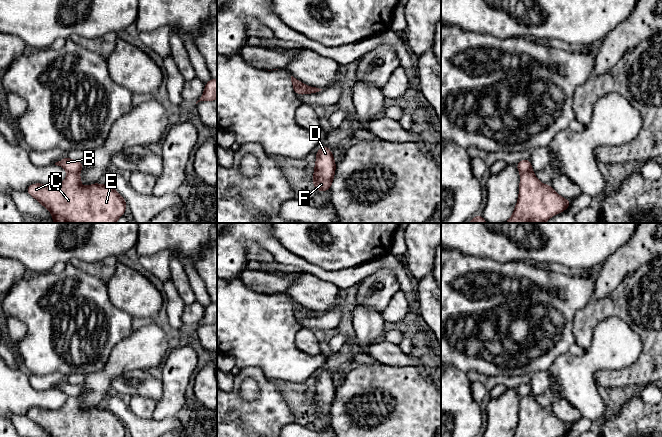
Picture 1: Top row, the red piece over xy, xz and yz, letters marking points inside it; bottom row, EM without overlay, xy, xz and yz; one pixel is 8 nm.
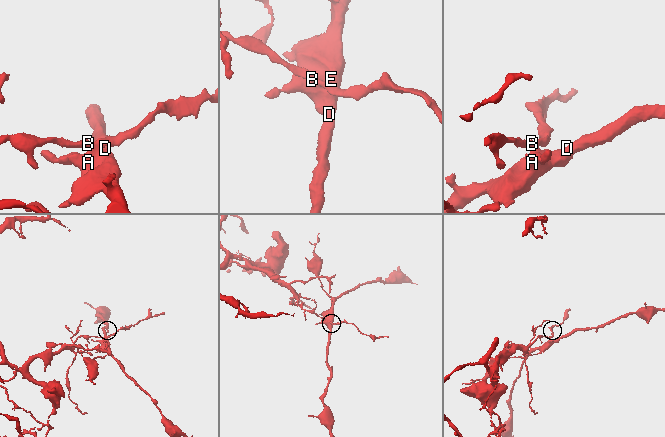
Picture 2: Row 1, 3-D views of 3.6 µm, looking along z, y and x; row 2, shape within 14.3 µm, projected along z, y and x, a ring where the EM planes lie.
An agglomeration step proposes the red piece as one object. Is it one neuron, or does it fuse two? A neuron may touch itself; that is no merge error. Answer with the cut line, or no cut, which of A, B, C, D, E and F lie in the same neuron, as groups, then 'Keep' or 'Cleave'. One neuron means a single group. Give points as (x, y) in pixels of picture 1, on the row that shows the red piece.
Split along xz (292, 83), (297, 83), (304, 87), (307, 86). Groups: A C D E F / B. Cleave

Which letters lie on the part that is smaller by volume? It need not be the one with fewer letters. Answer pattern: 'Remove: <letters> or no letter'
Remove: A, C, D, E, F

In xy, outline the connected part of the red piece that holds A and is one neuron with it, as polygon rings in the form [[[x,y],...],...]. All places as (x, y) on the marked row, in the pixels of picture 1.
[[[72,172],[59,185],[34,183],[27,187],[26,192],[48,208],[54,223],[116,223],[127,208],[124,198],[109,185],[93,183],[82,187],[80,175]]]

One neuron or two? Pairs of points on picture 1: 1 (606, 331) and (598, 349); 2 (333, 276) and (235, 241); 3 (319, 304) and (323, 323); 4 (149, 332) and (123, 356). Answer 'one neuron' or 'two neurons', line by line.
1: one neuron
2: one neuron
3: two neurons
4: one neuron

